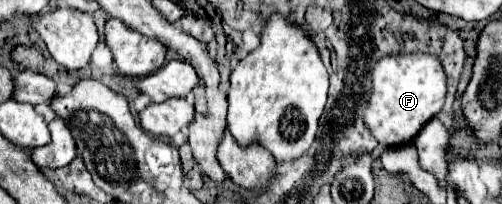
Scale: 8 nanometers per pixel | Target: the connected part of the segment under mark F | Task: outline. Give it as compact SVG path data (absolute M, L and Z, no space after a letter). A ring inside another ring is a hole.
M406 53L386 55L372 71L372 89L366 111L362 115L370 135L388 147L400 147L410 143L420 129L436 117L446 99L446 73L436 55L430 53Z

